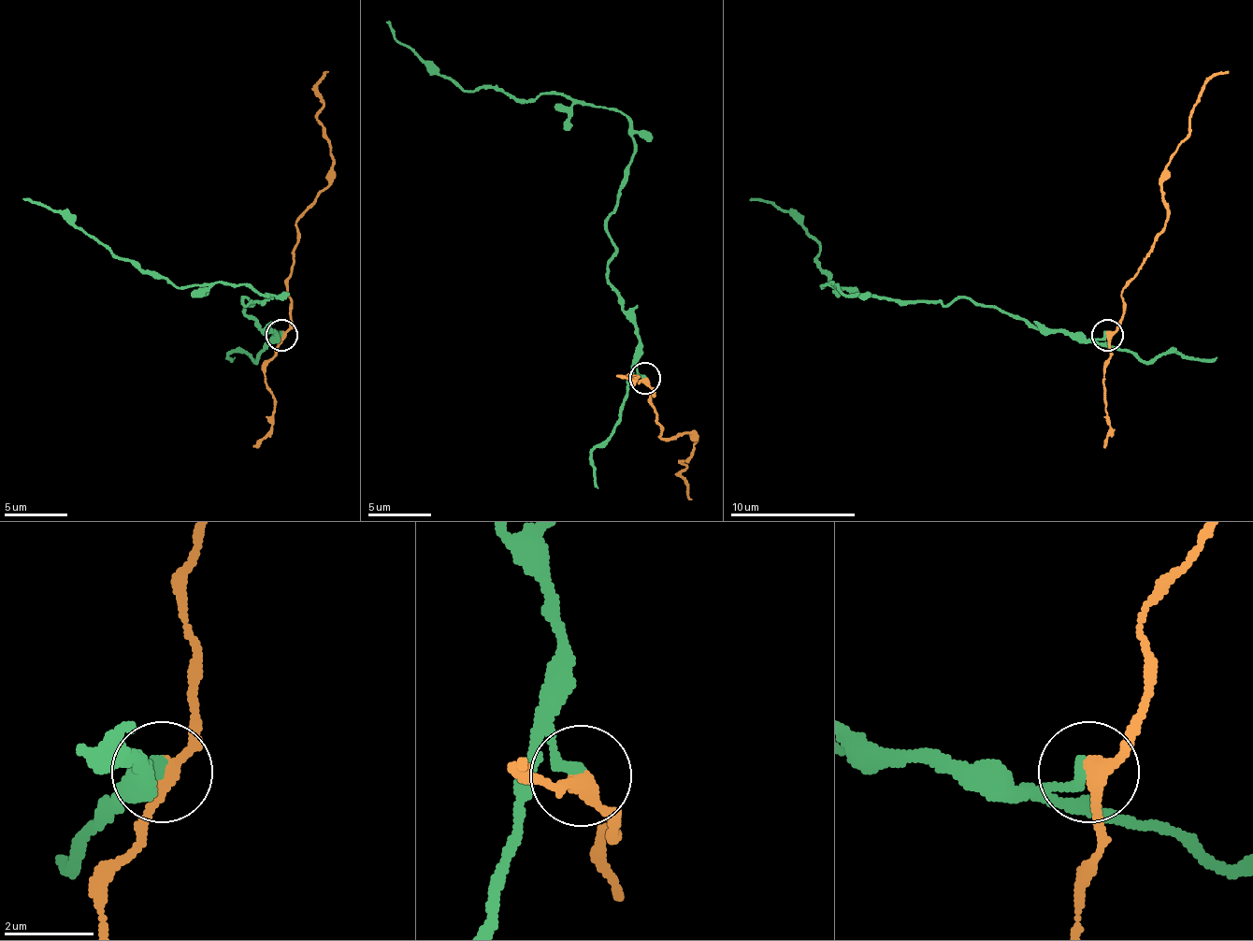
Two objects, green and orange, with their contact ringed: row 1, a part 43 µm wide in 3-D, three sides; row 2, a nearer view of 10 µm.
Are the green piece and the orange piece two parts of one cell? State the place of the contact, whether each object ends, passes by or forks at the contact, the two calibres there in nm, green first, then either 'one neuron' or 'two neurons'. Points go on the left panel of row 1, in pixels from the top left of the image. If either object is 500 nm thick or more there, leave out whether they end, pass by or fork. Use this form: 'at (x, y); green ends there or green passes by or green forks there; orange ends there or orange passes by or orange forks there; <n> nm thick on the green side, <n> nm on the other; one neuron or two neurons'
at (281, 335); green ends there; orange passes by; 320 nm thick on the green side, 360 nm on the other; two neurons

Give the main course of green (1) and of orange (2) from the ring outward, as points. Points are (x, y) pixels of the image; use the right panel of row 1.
1: (1108, 336), (1042, 333), (966, 298), (898, 301), (822, 285), (819, 245), (750, 197)
2: (1108, 336), (1123, 313), (1123, 285), (1164, 225), (1161, 185), (1189, 132), (1196, 100), (1227, 72)

